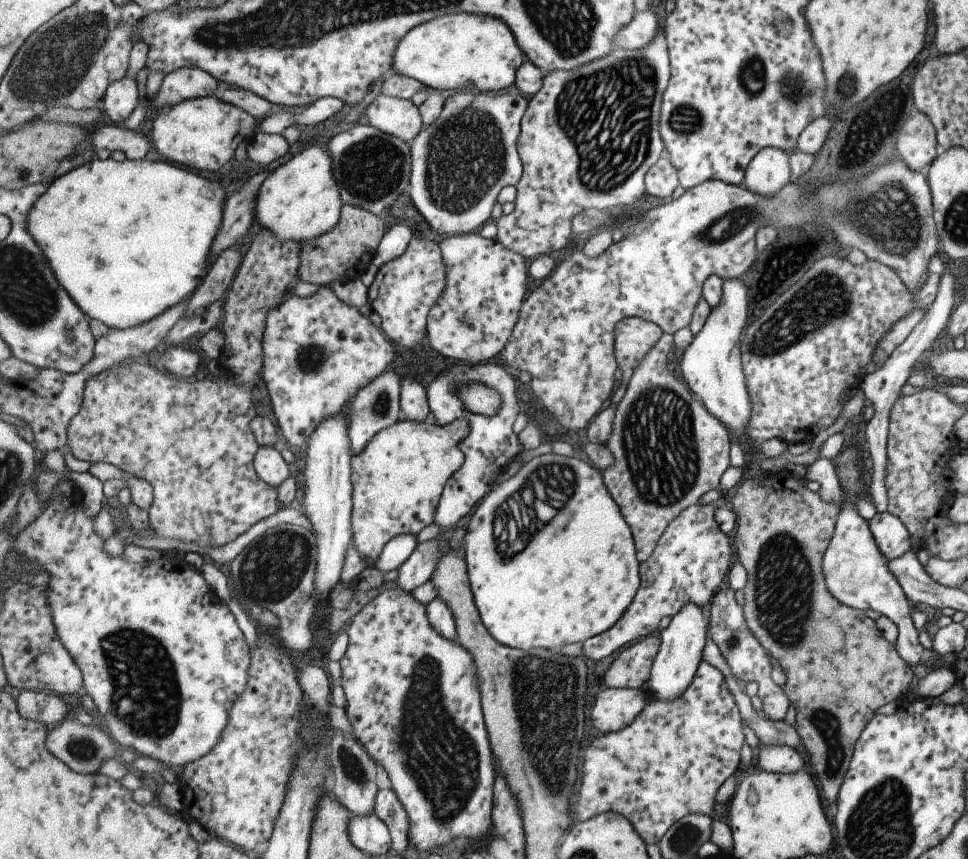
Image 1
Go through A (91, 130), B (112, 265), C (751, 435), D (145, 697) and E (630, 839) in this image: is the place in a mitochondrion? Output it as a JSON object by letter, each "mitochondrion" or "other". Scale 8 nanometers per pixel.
{"A":"other","B":"other","C":"other","D":"mitochondrion","E":"other"}

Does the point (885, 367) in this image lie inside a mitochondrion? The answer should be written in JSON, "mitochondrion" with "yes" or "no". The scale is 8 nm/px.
{"mitochondrion":"no"}

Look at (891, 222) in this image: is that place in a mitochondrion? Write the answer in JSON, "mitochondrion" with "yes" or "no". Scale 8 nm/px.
{"mitochondrion":"yes"}

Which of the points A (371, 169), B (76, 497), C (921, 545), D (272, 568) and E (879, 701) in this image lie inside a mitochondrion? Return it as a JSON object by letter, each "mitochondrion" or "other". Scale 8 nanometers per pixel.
{"A":"mitochondrion","B":"other","C":"other","D":"mitochondrion","E":"other"}

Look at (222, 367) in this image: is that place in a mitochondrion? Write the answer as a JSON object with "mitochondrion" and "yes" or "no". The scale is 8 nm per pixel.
{"mitochondrion":"no"}

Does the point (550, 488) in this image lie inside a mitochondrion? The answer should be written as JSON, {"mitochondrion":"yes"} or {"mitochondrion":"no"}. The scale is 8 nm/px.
{"mitochondrion":"yes"}

